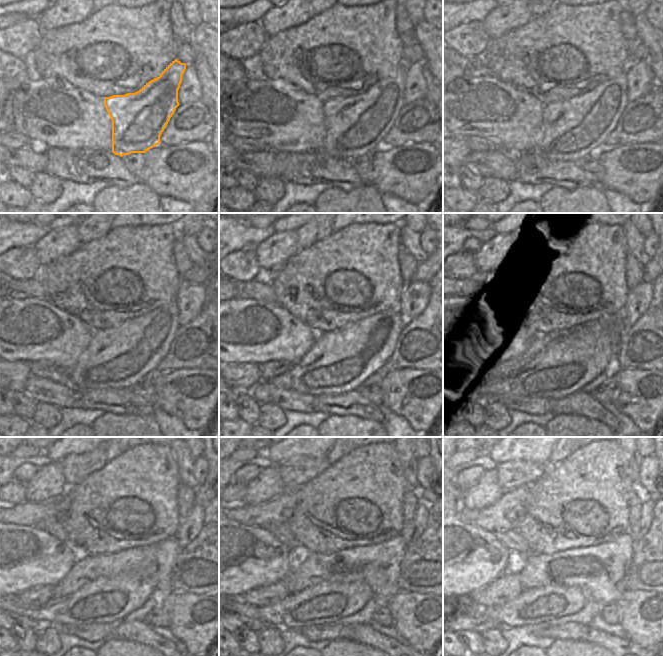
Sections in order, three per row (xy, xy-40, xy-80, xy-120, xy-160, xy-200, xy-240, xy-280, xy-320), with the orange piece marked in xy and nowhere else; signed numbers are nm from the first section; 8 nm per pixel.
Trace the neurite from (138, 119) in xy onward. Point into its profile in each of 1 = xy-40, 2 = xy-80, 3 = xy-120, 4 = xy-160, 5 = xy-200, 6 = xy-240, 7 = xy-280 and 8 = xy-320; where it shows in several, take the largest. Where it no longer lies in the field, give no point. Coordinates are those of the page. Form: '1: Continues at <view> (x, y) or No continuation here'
1: Continues at xy-40 (354, 125)
2: Continues at xy-80 (571, 129)
3: Continues at xy-120 (119, 357)
4: Continues at xy-160 (339, 361)
5: Continues at xy-200 (572, 360)
6: Continues at xy-240 (106, 599)
7: Continues at xy-280 (326, 602)
8: Continues at xy-320 (537, 605)

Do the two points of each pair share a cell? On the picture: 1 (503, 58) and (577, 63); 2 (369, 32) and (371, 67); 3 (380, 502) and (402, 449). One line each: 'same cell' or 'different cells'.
1: same cell
2: same cell
3: different cells

